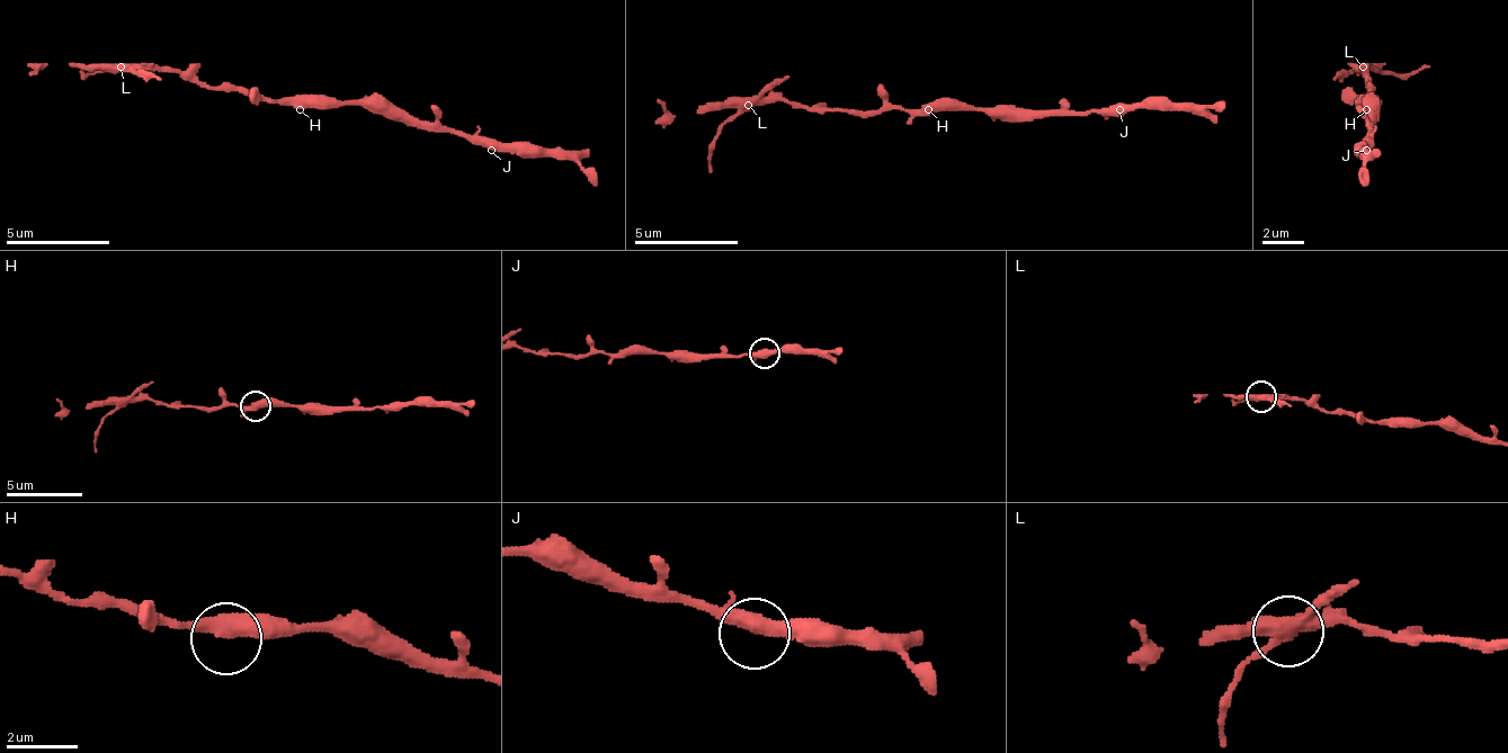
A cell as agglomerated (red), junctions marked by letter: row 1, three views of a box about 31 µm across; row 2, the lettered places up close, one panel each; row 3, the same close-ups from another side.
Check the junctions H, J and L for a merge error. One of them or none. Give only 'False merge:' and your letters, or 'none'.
False merge: L

